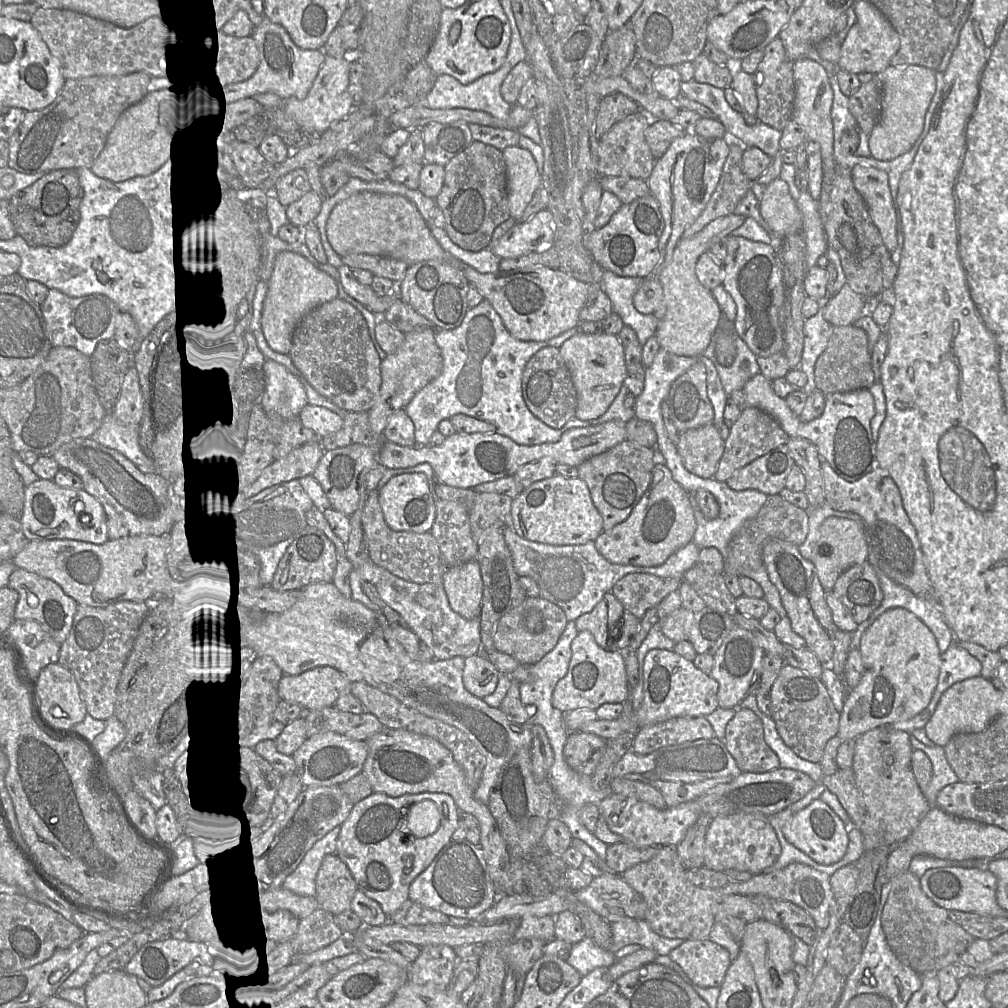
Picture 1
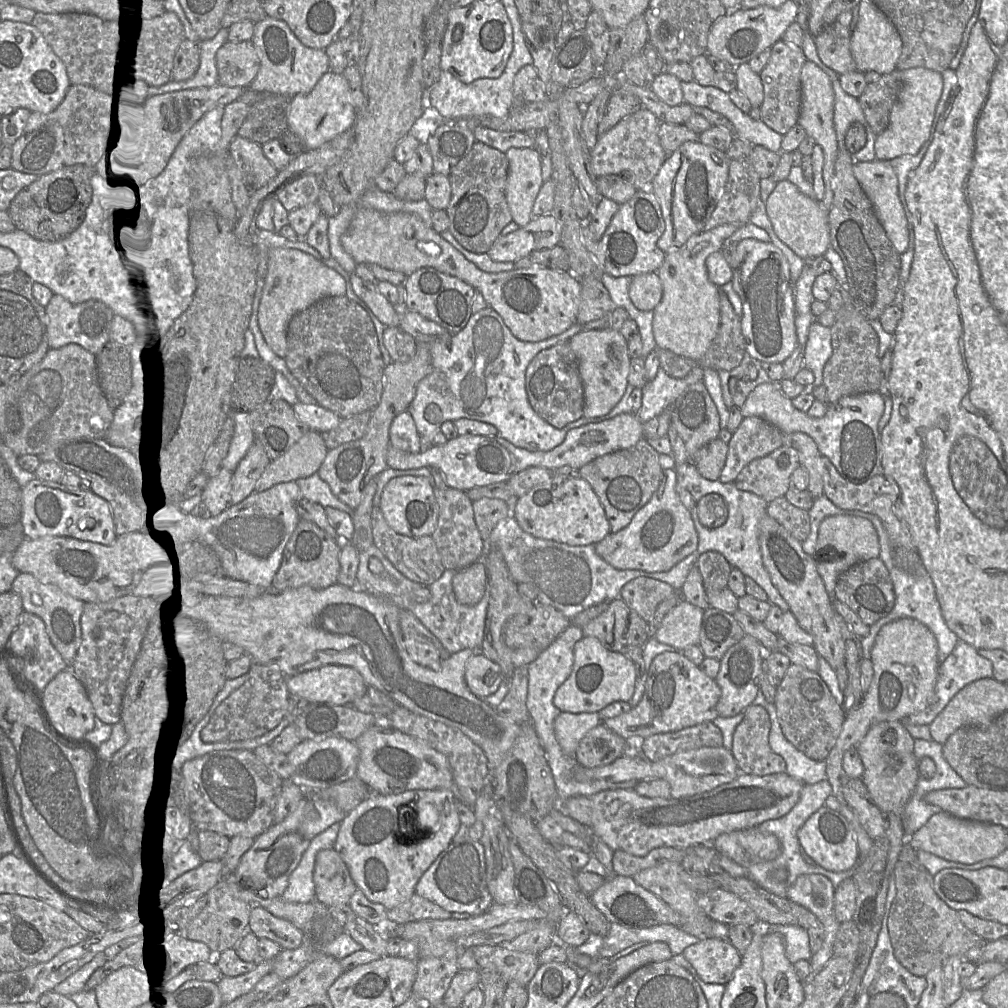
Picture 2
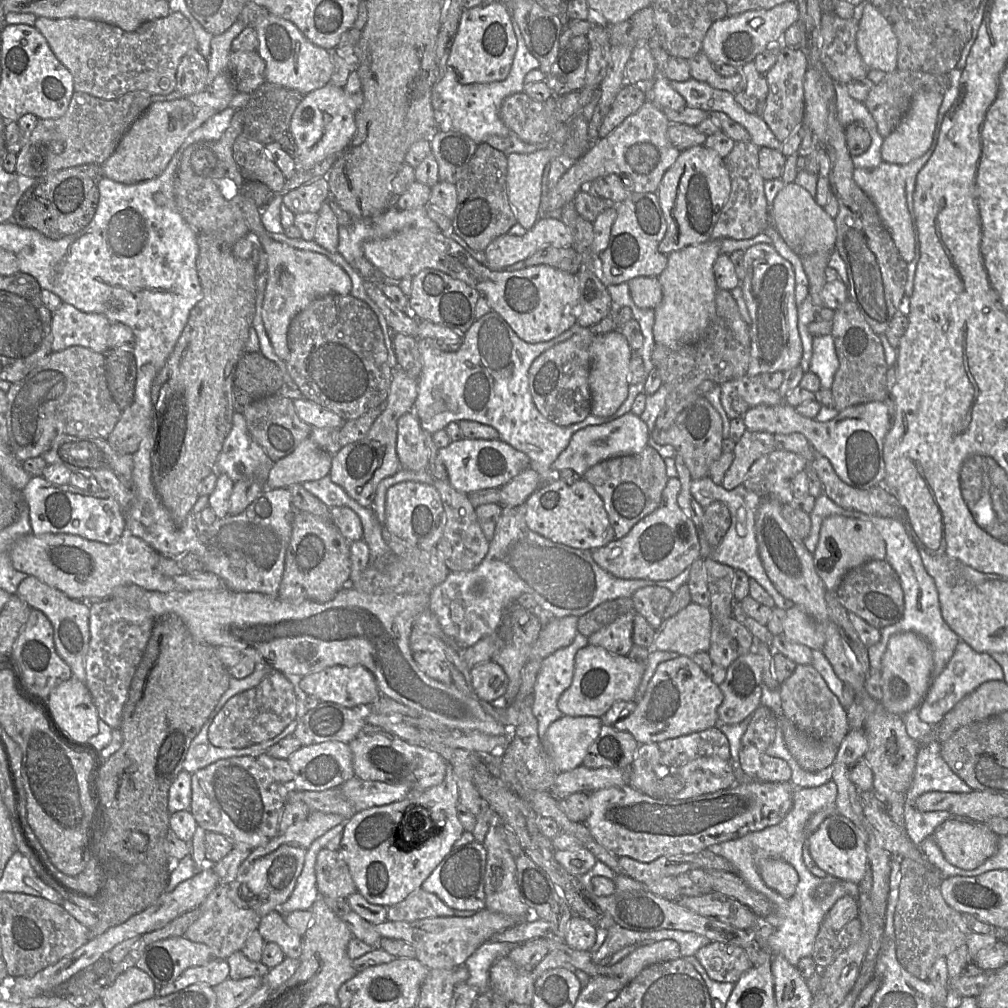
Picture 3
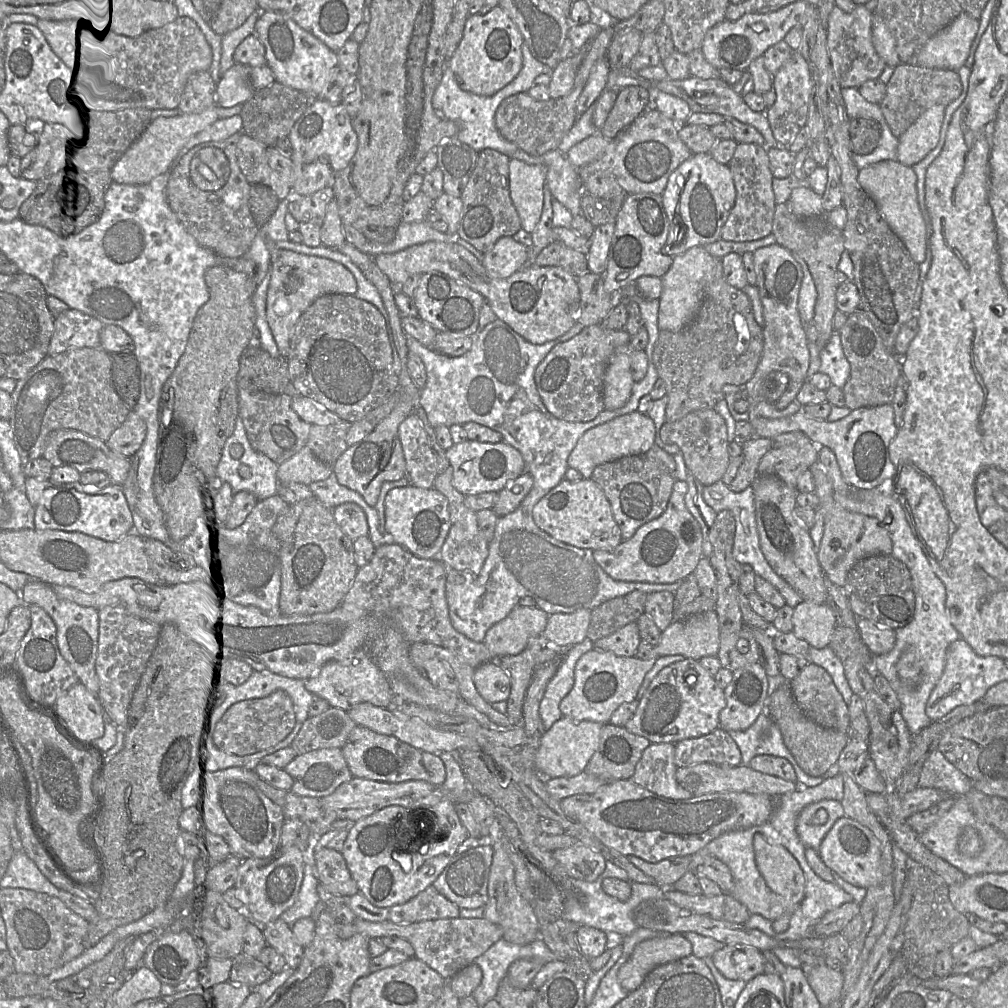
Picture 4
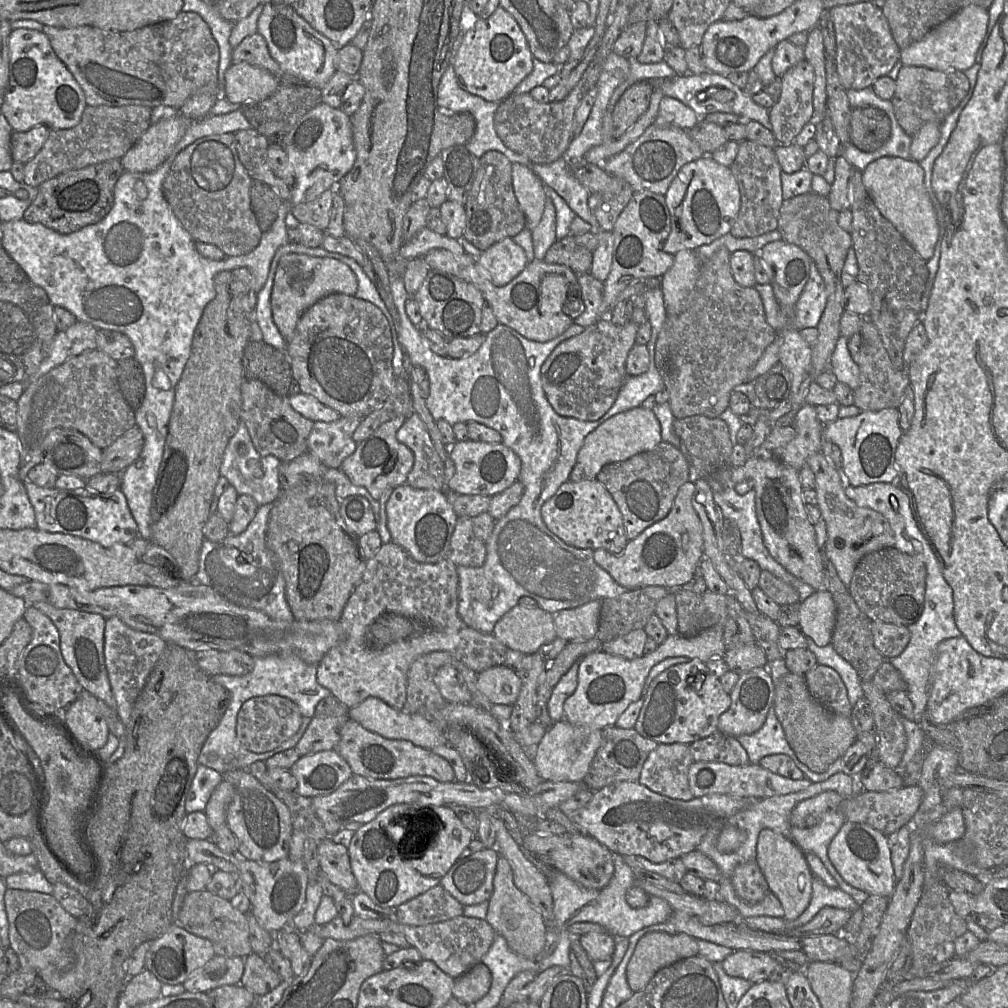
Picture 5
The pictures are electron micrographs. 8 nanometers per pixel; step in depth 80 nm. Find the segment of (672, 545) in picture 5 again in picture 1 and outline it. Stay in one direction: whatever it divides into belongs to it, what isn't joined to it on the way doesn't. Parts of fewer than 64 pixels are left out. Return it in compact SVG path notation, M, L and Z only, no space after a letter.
M655 464L663 477L658 483L652 481L629 517L596 538L596 550L609 562L642 567L659 566L673 553L693 541L696 531L690 495L674 481L671 471L662 464Z

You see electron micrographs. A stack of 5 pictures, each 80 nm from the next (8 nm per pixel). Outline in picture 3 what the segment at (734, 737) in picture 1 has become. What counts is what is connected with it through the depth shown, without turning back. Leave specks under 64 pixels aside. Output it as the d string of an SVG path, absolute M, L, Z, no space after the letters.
M760 705L752 714L752 720L741 738L736 763L737 770L751 780L790 783L791 769L787 762L766 754L776 727L776 715L768 707Z

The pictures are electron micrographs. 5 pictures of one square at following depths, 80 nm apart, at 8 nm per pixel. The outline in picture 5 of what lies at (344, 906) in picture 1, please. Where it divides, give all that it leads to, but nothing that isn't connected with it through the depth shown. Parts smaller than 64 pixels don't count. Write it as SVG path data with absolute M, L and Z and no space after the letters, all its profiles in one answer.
M327 837L318 844L318 859L321 872L347 895L351 897L356 891L360 891L351 869L346 846L337 844Z

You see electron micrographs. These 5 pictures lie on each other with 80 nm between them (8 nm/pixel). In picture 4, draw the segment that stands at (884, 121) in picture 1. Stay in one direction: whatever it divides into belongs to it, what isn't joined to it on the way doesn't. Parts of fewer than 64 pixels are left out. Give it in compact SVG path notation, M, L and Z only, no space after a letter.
M942 104L927 109L898 139L897 160L912 166L921 161L940 138L945 106Z

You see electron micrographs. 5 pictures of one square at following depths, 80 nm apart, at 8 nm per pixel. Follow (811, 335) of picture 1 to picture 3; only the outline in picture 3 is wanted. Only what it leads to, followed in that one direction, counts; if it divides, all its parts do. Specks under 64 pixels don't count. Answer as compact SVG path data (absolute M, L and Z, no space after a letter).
M813 336L810 371L820 378L821 388L831 388L838 367L839 360L833 336Z

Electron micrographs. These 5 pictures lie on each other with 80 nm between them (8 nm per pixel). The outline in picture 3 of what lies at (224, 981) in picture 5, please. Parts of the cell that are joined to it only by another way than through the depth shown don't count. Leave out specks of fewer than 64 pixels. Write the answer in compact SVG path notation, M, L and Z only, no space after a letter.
M212 959L204 965L186 969L175 981L161 987L157 991L157 996L167 996L192 984L202 983L215 987L229 978L229 971L230 967L226 960Z

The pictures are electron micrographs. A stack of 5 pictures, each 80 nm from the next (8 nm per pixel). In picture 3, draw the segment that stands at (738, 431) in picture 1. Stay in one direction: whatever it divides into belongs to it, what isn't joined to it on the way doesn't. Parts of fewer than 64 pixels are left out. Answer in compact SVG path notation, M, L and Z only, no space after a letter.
M749 429L744 432L736 442L733 462L722 481L722 486L726 490L742 485L752 464L762 456L776 450L774 435L770 432Z

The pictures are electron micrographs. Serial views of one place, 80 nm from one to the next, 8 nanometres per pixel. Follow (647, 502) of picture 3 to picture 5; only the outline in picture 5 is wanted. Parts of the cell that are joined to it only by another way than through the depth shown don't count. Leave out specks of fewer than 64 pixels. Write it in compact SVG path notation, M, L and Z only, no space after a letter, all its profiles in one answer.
M661 441L652 450L626 460L607 464L596 475L617 504L628 540L665 518L671 510L678 489L690 481L690 463L674 445Z

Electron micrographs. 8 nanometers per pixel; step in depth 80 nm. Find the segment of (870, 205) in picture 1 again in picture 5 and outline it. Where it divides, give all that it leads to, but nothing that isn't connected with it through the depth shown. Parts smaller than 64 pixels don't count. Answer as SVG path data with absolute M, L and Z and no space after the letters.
M898 157L880 158L864 169L862 182L880 213L893 224L910 247L928 261L940 241L941 228L933 202L925 189L924 172L919 163Z

